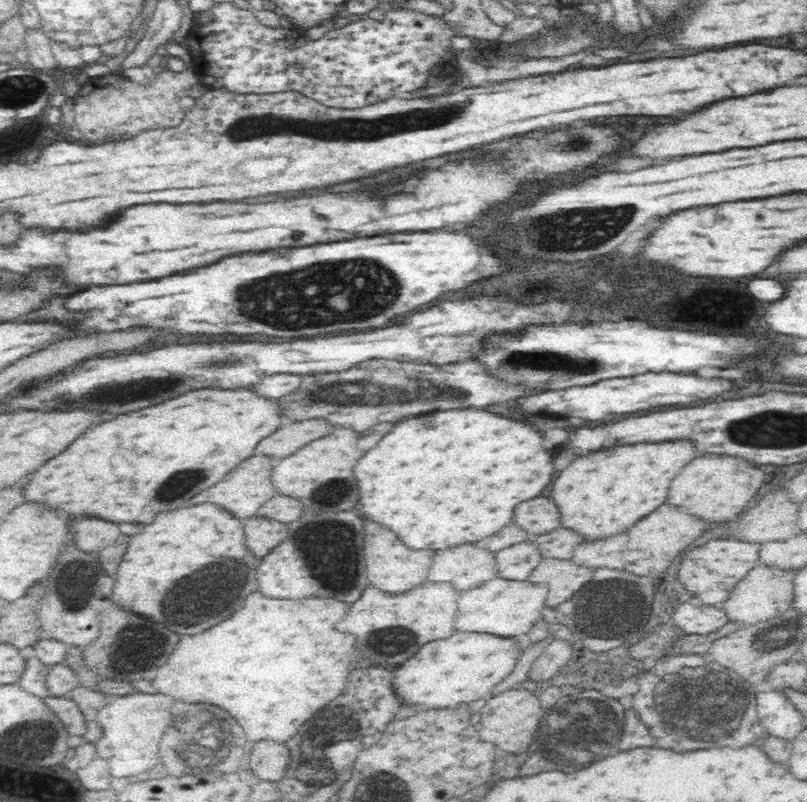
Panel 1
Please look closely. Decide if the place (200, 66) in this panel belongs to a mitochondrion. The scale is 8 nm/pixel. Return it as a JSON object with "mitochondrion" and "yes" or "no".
{"mitochondrion":"no"}

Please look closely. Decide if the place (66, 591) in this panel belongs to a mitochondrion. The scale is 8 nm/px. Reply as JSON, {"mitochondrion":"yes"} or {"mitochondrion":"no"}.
{"mitochondrion":"yes"}

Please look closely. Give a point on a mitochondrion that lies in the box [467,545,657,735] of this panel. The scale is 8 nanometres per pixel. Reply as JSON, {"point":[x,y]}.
{"point":[598,607]}

